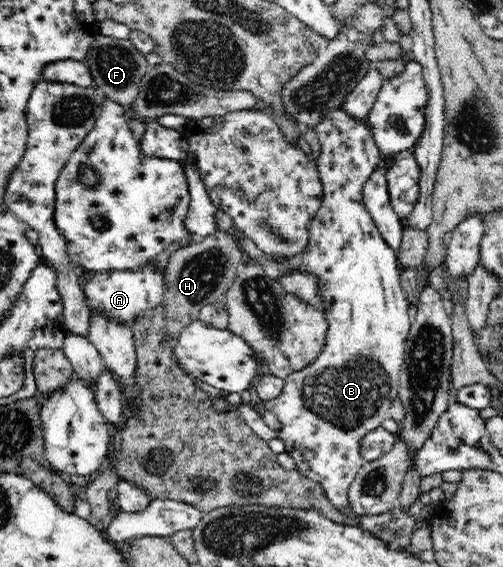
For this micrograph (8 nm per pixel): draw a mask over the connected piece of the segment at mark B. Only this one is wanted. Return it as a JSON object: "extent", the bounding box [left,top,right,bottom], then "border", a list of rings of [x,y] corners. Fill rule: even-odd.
{"extent":[237,110,411,517],"border":[[[332,110],[328,111],[326,115],[320,119],[319,125],[315,128],[317,137],[321,143],[320,157],[318,157],[318,175],[320,182],[322,182],[322,205],[318,211],[315,212],[314,219],[310,221],[310,225],[306,227],[307,229],[307,243],[306,247],[298,253],[298,255],[287,256],[286,259],[280,259],[278,262],[273,260],[268,260],[268,255],[264,254],[263,251],[258,249],[258,246],[248,237],[243,236],[238,239],[241,249],[246,251],[247,255],[255,264],[259,264],[266,270],[266,275],[274,278],[274,281],[279,281],[280,278],[284,277],[286,274],[297,273],[298,270],[306,274],[314,274],[314,277],[318,278],[318,297],[322,298],[323,313],[325,314],[325,319],[328,323],[328,332],[326,335],[326,343],[322,352],[319,353],[318,358],[307,367],[304,367],[301,371],[296,371],[286,375],[284,378],[284,388],[282,394],[275,399],[268,400],[263,402],[265,409],[271,411],[276,415],[276,417],[281,421],[282,427],[279,430],[271,430],[265,423],[262,421],[261,415],[257,410],[253,409],[249,404],[244,404],[243,402],[237,407],[239,415],[242,417],[244,422],[261,438],[265,441],[270,441],[274,438],[280,438],[285,443],[285,451],[295,460],[296,469],[302,473],[302,475],[312,479],[316,483],[320,483],[322,489],[325,491],[325,495],[329,499],[329,502],[337,508],[338,511],[341,511],[344,515],[354,517],[354,510],[350,508],[348,504],[348,489],[350,484],[355,480],[358,471],[364,465],[365,460],[362,458],[361,452],[359,449],[360,441],[362,437],[366,435],[367,432],[376,429],[382,425],[384,419],[389,418],[389,409],[394,402],[394,399],[398,398],[398,389],[399,389],[399,377],[401,375],[401,368],[403,365],[404,355],[405,355],[405,343],[407,341],[411,324],[410,324],[410,315],[408,315],[408,309],[410,307],[408,300],[406,299],[405,291],[402,289],[402,284],[400,280],[399,265],[397,261],[397,253],[393,250],[392,247],[386,243],[385,239],[382,239],[381,232],[378,231],[375,221],[372,219],[372,216],[369,214],[369,211],[366,209],[365,203],[363,202],[363,189],[364,183],[372,175],[374,169],[379,165],[379,160],[382,159],[378,151],[378,144],[374,141],[374,136],[372,136],[371,128],[368,127],[366,118],[354,118],[350,117],[350,114],[346,114],[344,110]]]}

